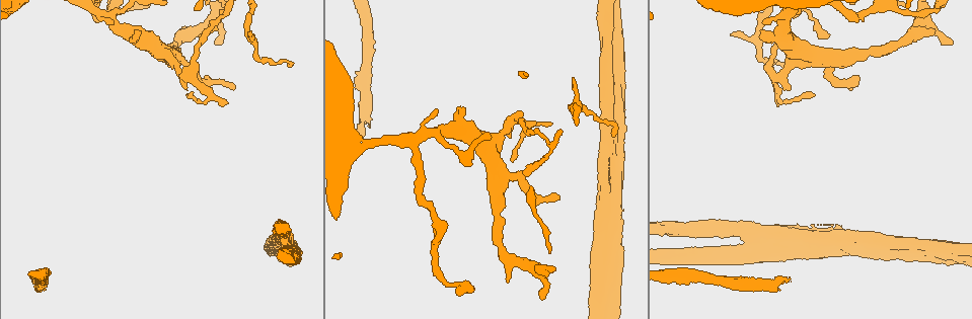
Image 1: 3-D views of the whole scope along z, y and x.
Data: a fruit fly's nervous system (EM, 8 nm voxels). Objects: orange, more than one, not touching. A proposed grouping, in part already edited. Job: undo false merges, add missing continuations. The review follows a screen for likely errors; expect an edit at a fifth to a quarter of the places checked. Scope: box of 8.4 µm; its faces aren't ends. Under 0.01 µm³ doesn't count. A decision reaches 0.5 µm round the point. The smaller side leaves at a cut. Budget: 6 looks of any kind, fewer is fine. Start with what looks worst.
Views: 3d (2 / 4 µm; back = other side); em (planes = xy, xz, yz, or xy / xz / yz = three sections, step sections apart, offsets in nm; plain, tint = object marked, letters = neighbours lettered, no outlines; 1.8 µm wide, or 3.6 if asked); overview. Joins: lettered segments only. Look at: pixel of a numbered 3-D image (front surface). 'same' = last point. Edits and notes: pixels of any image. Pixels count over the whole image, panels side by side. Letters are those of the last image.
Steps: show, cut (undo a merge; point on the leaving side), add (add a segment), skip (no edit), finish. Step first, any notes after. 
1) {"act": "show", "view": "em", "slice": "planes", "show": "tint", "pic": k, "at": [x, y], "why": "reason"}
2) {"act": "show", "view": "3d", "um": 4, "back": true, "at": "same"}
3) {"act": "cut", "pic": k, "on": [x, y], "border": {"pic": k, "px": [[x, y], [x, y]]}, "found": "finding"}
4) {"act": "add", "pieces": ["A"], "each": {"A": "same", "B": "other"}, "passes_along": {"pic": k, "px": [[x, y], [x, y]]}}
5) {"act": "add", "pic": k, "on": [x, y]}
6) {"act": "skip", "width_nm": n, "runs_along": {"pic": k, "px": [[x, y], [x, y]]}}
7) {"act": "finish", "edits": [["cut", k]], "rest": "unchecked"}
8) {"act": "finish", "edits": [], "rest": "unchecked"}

{"act": "show", "view": "3d", "um": 4, "pic": 1, "at": [257, 57]}

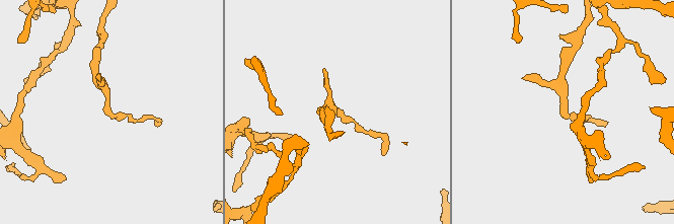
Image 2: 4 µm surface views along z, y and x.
{"act": "show", "view": "em", "um": 3.6, "slice": "planes", "show": "plain", "pic": 2, "at": [566, 114]}

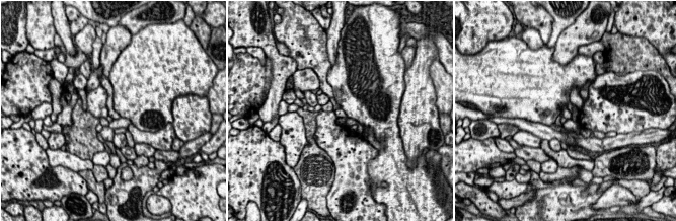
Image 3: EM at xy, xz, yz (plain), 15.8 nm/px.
{"act": "show", "view": "em", "um": 3.6, "slice": "planes", "show": "letters", "at": "same", "why": "what lies round it"}

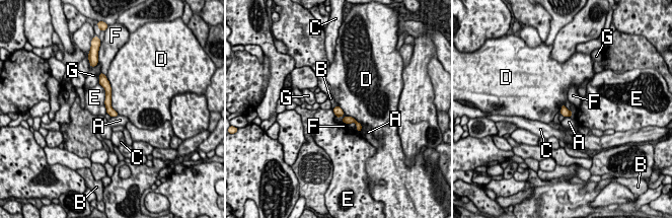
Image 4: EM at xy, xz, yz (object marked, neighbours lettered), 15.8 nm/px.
{"act": "skip", "width_nm": 120, "each": {"A": "other", "B": "other", "C": "other", "D": "other", "E": "other", "F": "other", "G": "other"}, "border": {"pic": 4, "px": [[338, 105], [361, 125], [360, 132]]}, "found": "one neuron here"}

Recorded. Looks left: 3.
{"act": "show", "view": "3d", "um": 2, "pic": 1, "at": [218, 44], "why": "branch stops here"}

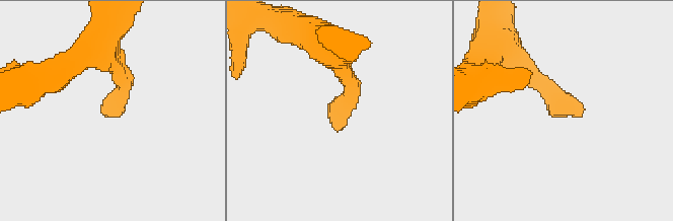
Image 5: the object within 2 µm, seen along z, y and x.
{"act": "show", "view": "em", "slice": "xz", "step": 8, "show": "letters", "pic": 5, "at": [337, 130], "why": "shape alone is not enough"}

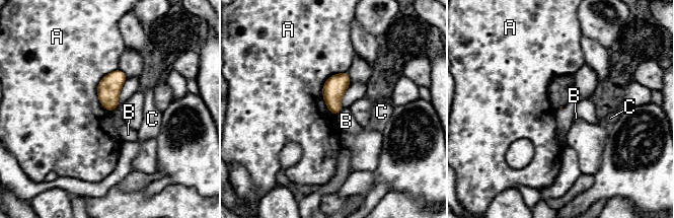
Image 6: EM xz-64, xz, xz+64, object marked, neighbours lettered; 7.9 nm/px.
{"act": "show", "view": "em", "slice": "planes", "show": "letters", "at": "same"}

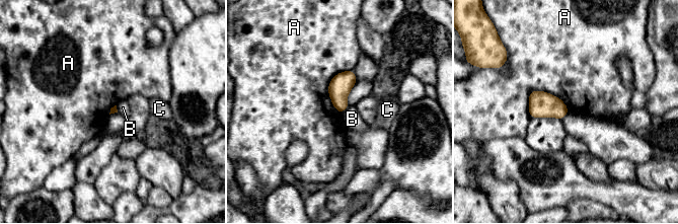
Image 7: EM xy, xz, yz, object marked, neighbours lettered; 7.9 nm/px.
{"act": "skip", "each": {"A": "other", "B": "other", "C": "other"}, "found": "none of them fits"}

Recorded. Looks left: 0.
{"act": "finish", "edits": [], "rest": "unchecked"}

